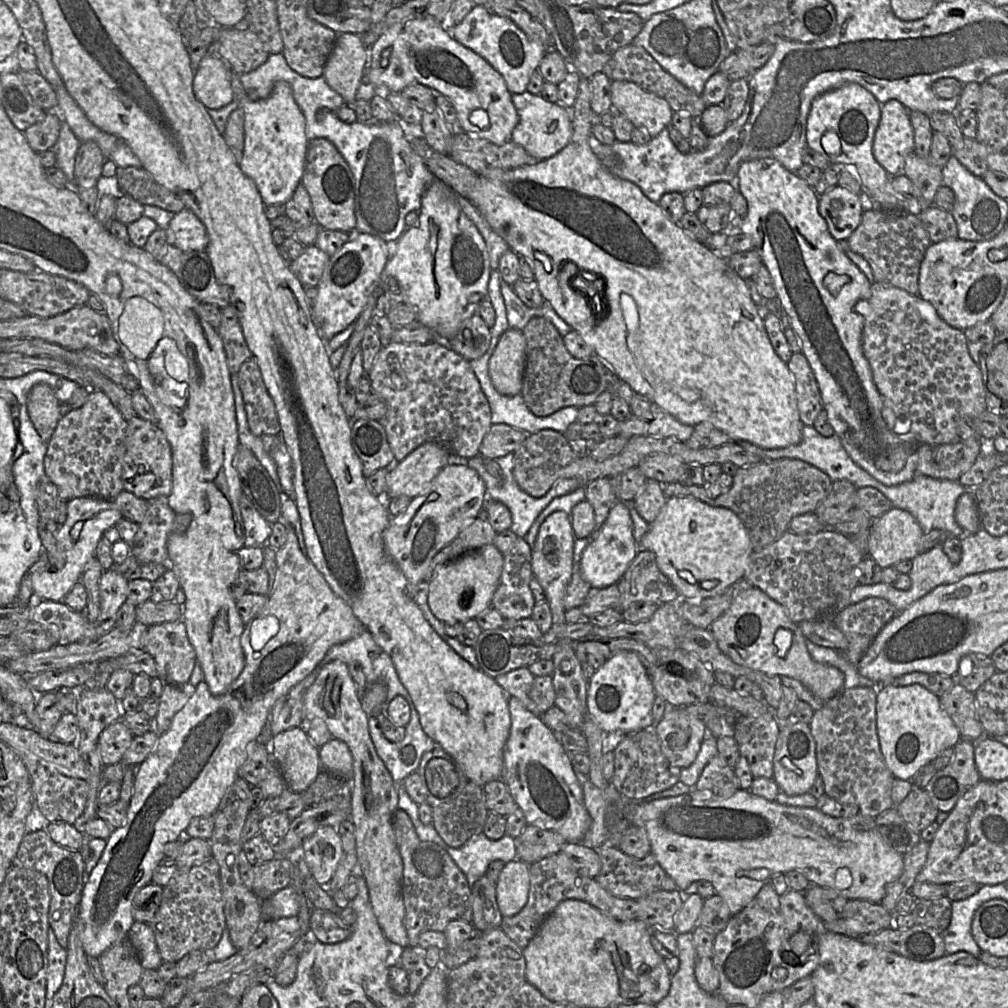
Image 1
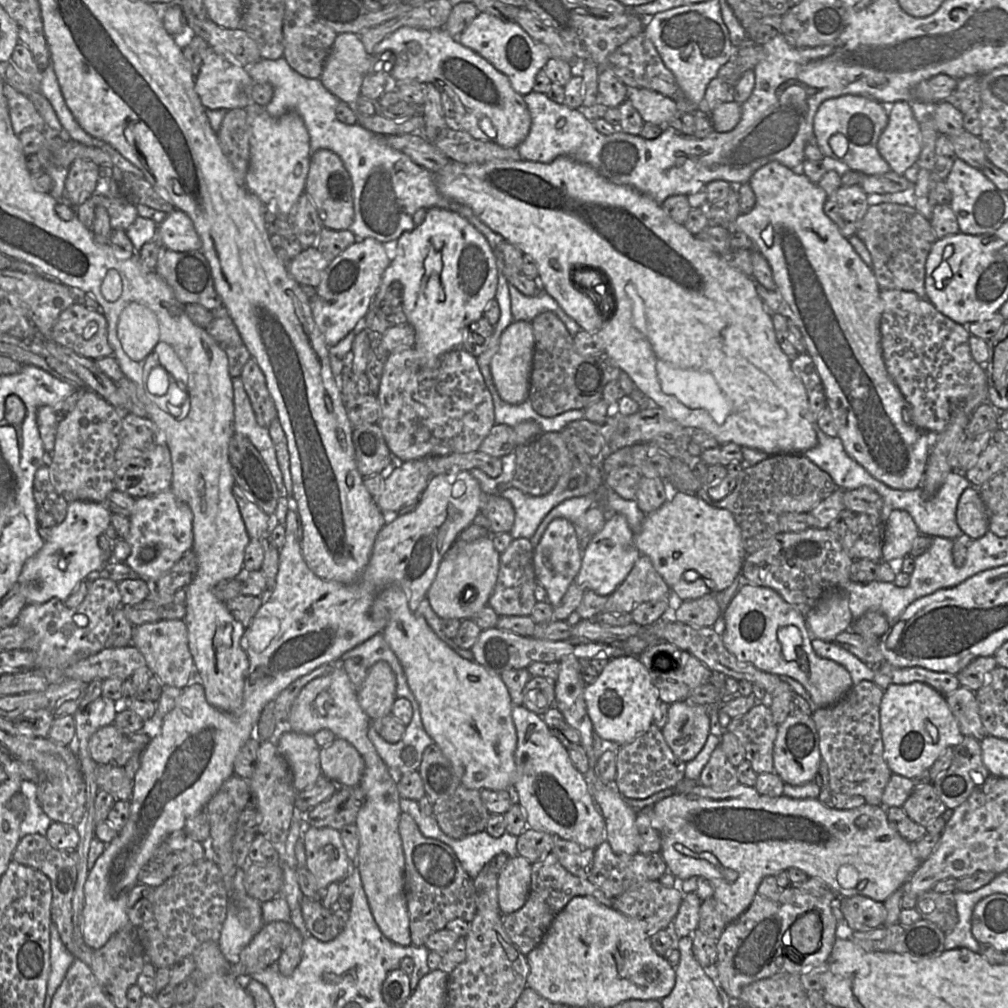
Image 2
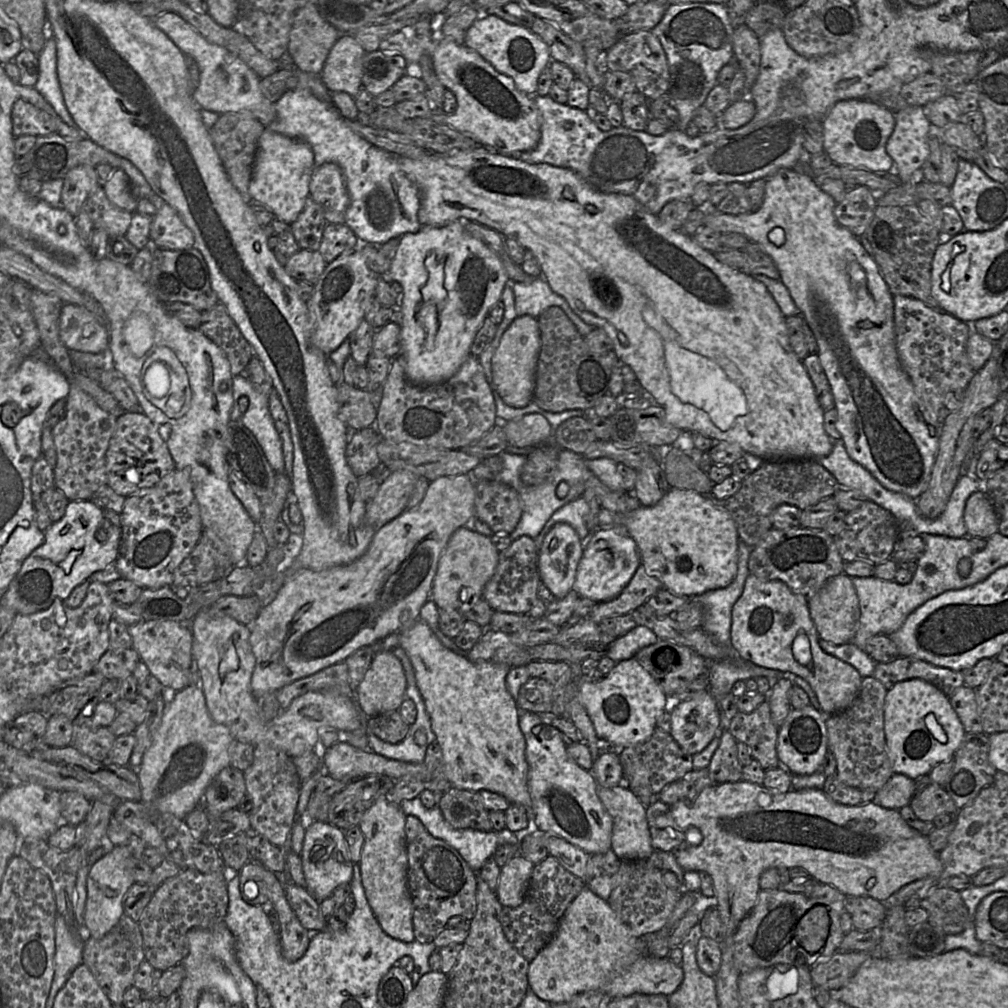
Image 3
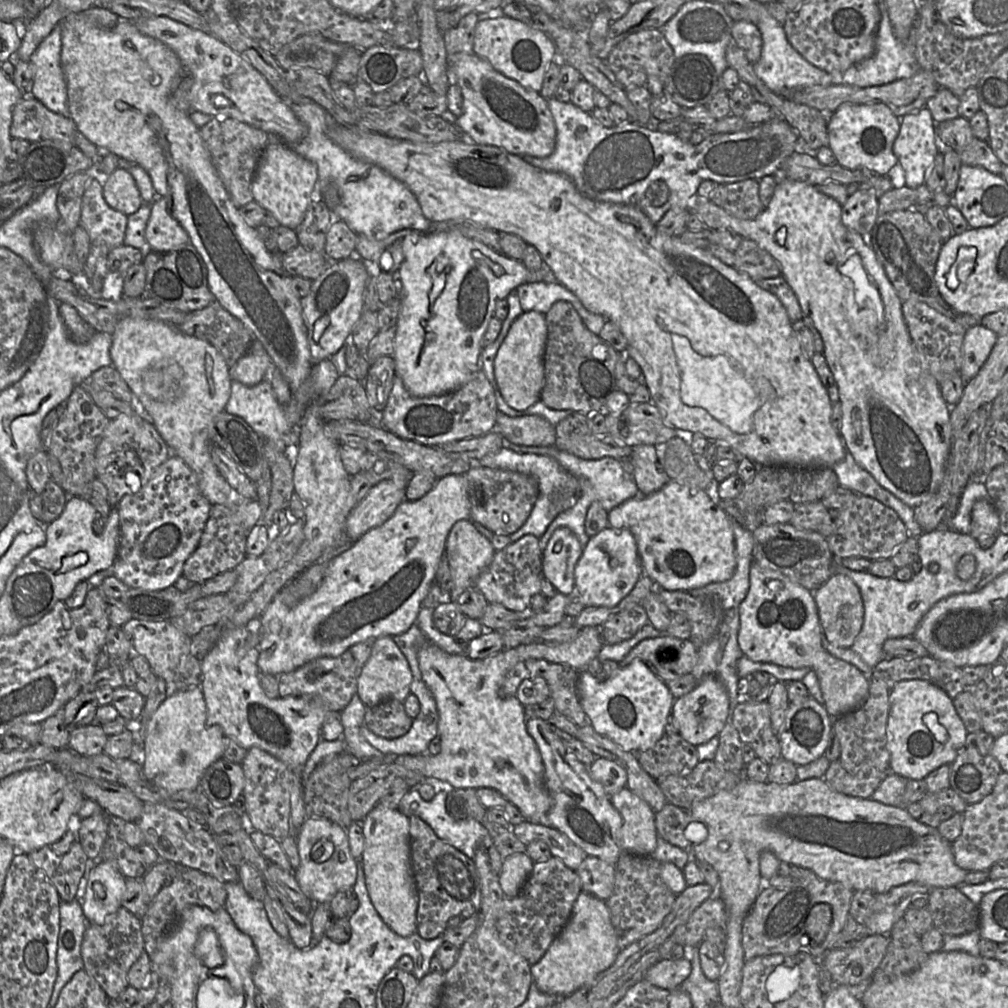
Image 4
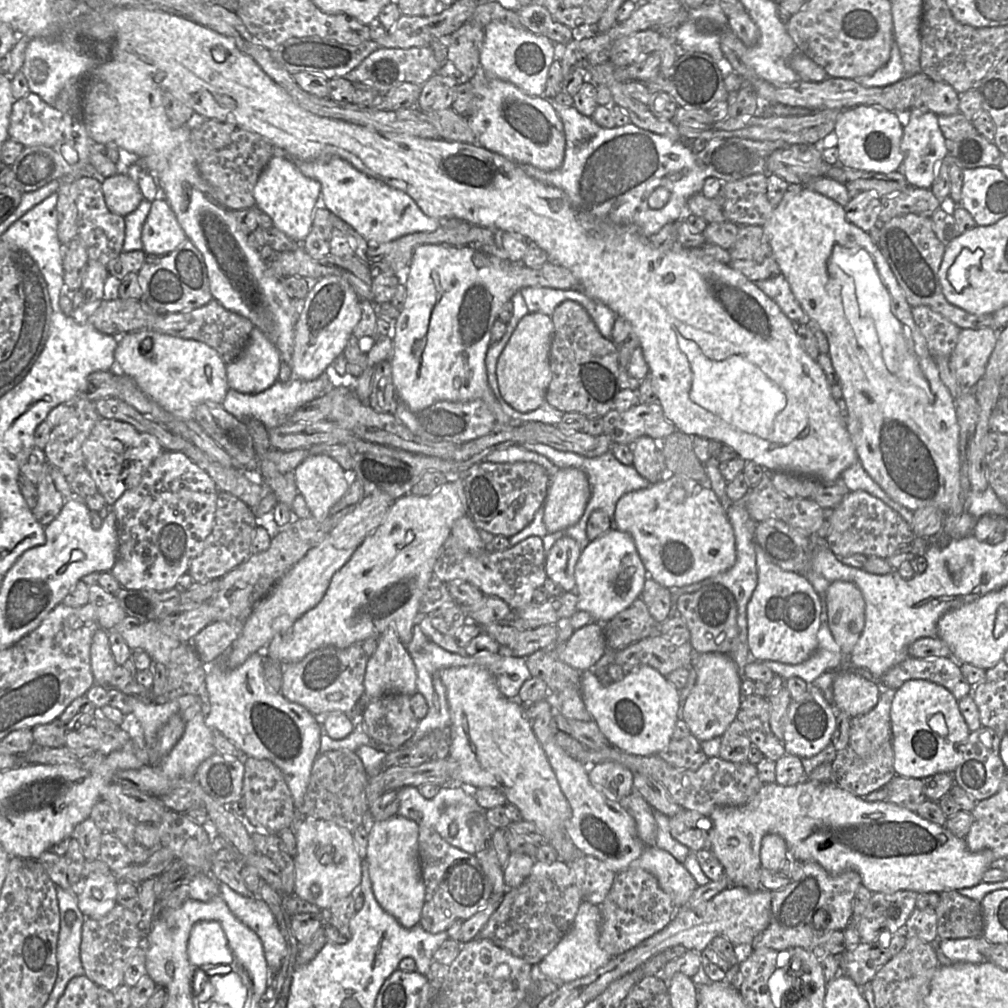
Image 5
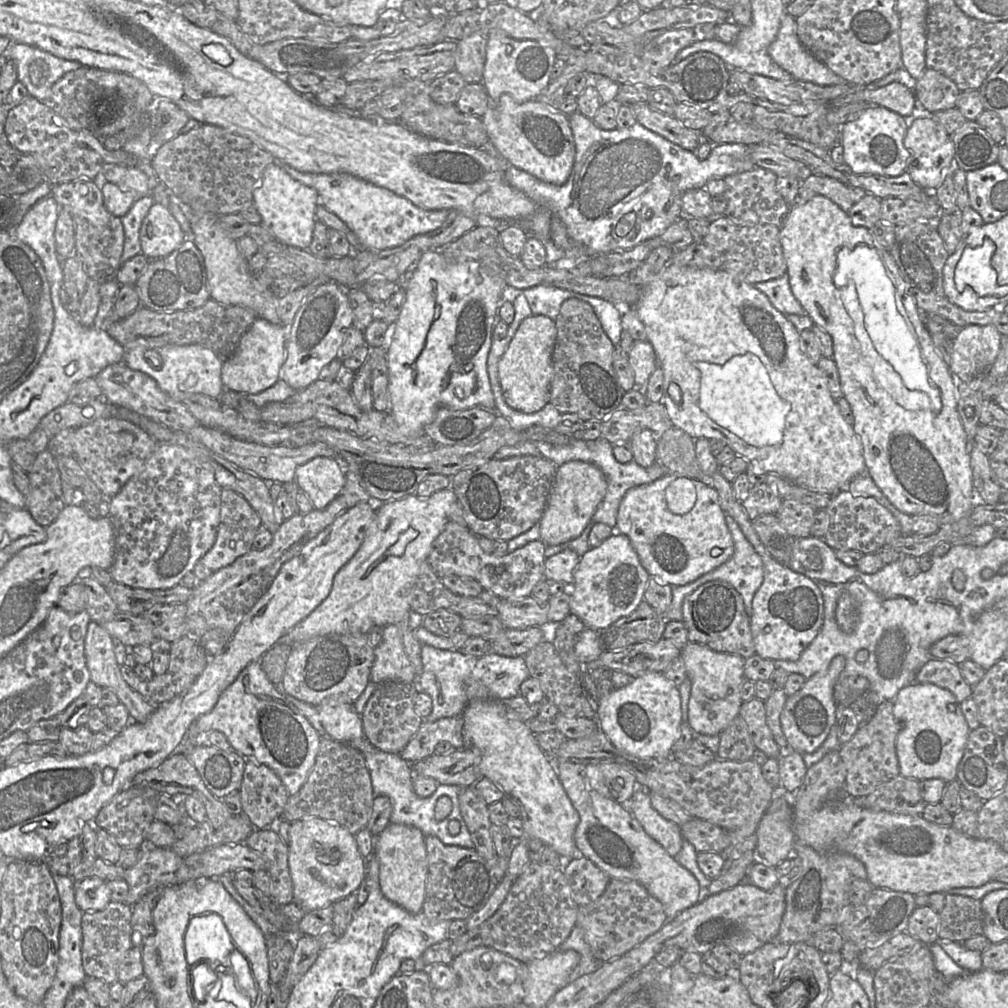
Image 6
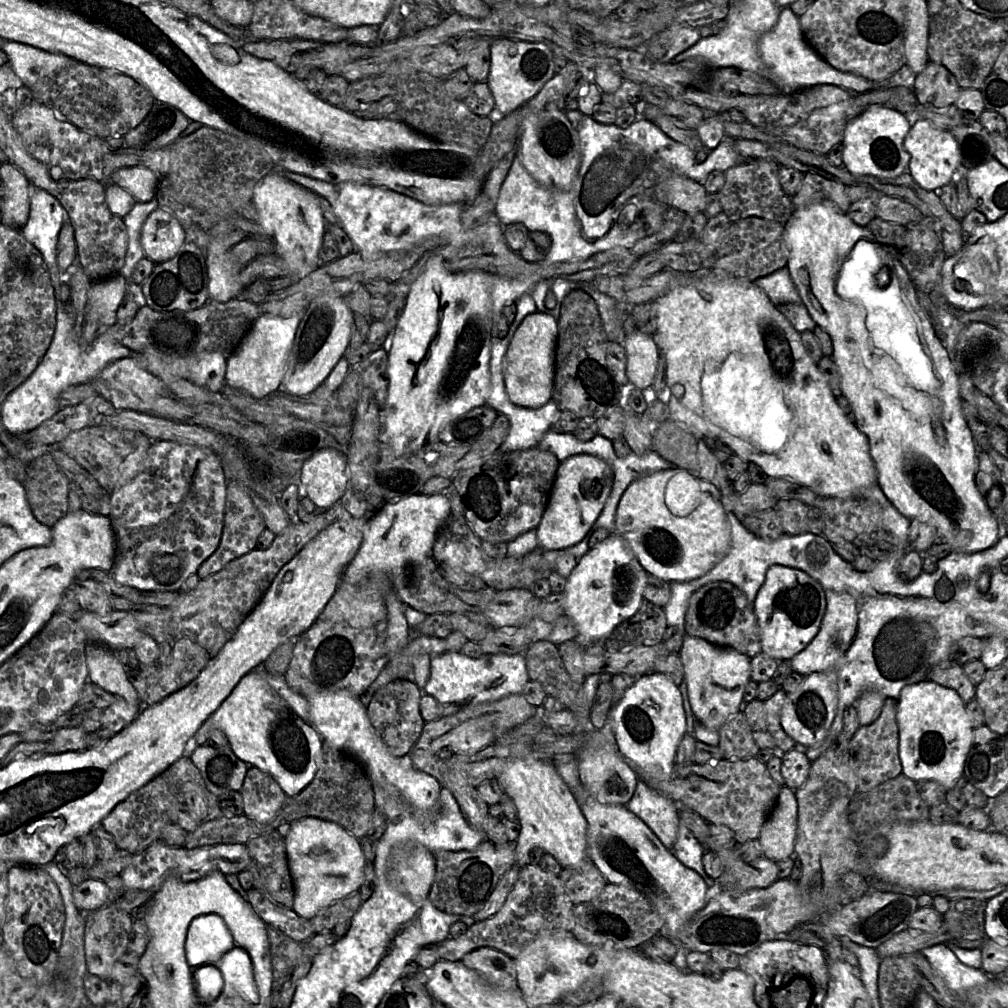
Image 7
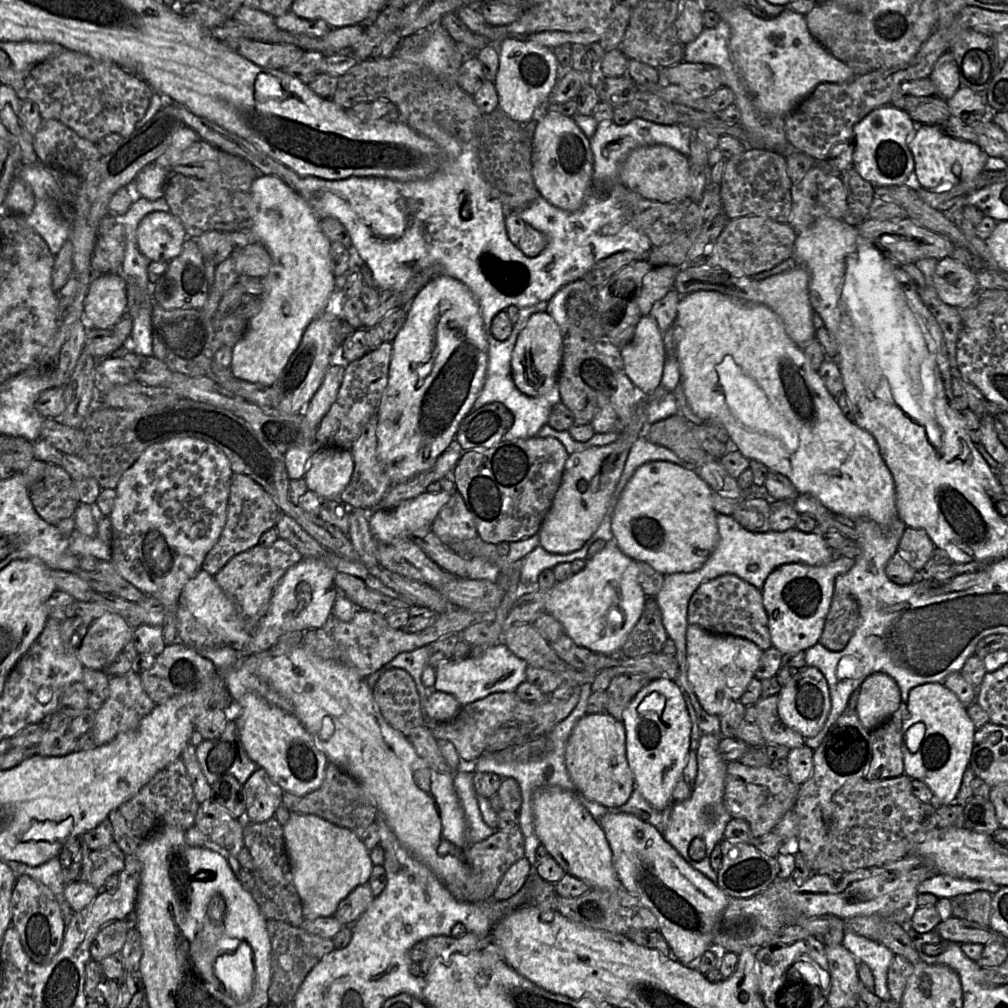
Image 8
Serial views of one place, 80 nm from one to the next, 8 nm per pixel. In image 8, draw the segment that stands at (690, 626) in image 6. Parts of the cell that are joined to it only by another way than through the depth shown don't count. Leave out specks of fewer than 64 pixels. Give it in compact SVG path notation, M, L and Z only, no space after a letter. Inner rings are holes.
M733 574L719 576L699 586L689 601L688 624L697 625L711 634L747 639L756 644L762 651L766 651L772 646L762 591Z

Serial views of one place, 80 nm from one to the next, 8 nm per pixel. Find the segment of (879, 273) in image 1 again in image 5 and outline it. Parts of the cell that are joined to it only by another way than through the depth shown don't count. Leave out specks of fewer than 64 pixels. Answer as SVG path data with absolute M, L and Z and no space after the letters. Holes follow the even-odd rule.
M911 213L881 223L877 246L888 262L911 307L927 306L960 329L992 328L995 330L992 314L974 315L950 304L945 299L939 280L939 268L946 247L937 238L930 218Z

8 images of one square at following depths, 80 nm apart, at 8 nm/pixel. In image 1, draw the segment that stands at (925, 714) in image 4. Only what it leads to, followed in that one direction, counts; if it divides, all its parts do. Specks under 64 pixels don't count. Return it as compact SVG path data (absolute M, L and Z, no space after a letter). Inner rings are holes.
M923 684L883 685L878 690L878 711L883 753L895 778L912 779L921 767L963 738L956 718L942 705L942 697Z

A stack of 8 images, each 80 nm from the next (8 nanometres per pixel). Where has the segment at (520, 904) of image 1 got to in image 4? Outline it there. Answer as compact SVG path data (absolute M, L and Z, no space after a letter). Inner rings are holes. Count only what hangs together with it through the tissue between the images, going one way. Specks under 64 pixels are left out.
M526 853L508 856L499 873L499 884L505 897L516 897L533 870L534 862Z

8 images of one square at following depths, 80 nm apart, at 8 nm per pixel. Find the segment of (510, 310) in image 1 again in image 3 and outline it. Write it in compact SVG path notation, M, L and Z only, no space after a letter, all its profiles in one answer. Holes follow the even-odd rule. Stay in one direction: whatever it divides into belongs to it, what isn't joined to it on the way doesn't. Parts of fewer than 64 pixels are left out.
M542 275L529 281L512 283L512 290L517 317L530 315L537 318L551 306L558 306L574 323L582 336L585 337L595 329L573 312L567 301L551 289Z

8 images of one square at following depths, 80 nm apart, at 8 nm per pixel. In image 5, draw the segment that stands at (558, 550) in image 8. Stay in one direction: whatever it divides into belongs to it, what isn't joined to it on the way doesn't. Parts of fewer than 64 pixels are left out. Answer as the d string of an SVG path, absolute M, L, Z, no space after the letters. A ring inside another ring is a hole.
M559 468L552 477L544 502L544 523L548 533L575 525L591 496L587 475L578 468Z

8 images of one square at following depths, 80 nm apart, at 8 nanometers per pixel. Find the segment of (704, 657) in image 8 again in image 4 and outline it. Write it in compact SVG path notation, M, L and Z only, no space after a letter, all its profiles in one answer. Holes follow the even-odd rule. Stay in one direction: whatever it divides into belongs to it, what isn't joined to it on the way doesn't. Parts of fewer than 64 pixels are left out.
M707 675L692 691L674 701L671 714L679 735L694 746L704 744L718 736L725 724L730 721L730 701L727 691L720 680L713 675Z

